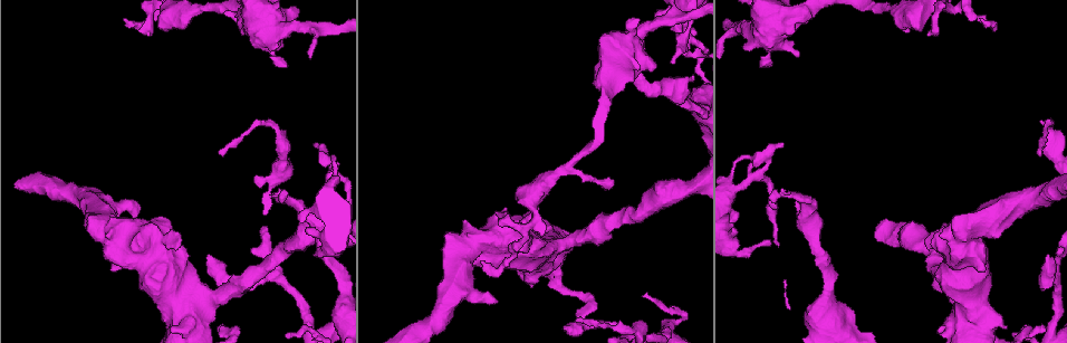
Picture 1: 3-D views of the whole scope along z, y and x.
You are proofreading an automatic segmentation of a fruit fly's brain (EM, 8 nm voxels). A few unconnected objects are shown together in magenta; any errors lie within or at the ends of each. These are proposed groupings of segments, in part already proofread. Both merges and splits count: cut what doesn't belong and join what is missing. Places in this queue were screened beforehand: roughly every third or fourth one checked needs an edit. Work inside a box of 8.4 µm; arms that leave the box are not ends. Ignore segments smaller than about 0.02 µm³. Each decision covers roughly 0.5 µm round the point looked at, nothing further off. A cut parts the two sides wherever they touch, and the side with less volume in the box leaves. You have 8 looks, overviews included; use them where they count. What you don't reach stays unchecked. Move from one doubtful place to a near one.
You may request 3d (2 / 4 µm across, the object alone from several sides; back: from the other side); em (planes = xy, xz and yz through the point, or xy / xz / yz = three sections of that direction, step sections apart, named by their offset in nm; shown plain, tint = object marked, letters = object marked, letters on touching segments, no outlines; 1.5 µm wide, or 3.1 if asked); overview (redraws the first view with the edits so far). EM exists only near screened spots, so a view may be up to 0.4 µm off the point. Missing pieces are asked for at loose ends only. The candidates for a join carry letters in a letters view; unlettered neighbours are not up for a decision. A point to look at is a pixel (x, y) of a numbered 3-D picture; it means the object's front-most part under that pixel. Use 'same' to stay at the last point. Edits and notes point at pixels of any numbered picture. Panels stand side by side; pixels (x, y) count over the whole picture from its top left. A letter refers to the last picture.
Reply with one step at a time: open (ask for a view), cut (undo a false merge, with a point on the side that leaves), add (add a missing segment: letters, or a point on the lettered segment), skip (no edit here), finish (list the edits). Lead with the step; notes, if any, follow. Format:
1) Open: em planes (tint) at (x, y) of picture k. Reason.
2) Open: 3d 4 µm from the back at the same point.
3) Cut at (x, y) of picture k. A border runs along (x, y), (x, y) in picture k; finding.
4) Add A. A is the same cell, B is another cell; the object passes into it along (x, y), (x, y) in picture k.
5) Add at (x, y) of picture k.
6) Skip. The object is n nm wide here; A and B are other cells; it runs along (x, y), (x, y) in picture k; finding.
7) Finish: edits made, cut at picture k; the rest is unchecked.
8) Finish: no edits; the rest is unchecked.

Open: 3d 4 µm at (609, 178) of picture 1. Tapers out.

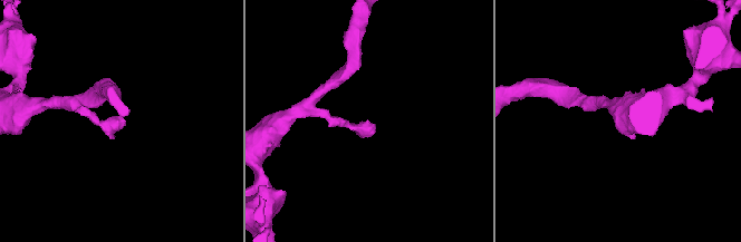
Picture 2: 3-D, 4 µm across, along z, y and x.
Open: em planes (letters) at (119, 119) of picture 2. Now the EM.

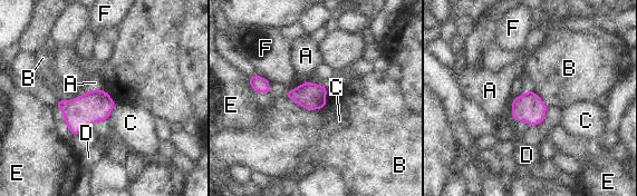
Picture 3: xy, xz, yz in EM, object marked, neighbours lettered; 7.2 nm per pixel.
Skip. The object is 190 nm wide here; the longest contact is with B, 320 nm; A, B, C, D, E and F are other cells; no lettered segment goes on from it.

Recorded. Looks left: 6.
Open: 3d 4 µm at (180, 243) of picture 1. Branch stops here.

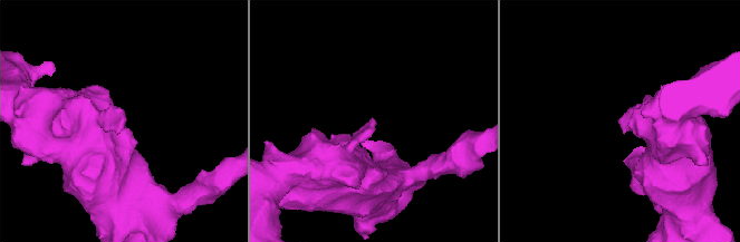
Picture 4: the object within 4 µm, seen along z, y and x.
Open: em xz step 4 (letters) at (375, 121) of picture 4. Shape alone is not enough.

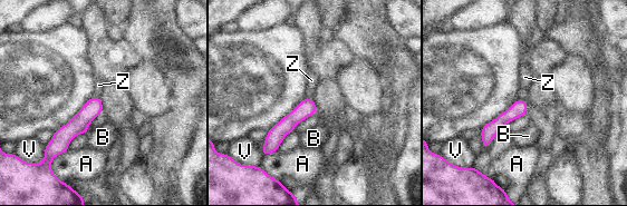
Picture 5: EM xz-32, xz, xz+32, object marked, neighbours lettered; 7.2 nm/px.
Open: em xy step 4 (letters) at the same point.

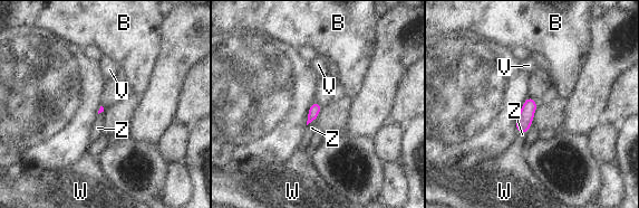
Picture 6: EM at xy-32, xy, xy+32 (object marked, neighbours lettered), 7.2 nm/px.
Skip. B, V, W and Z are other cells; none of them fits.

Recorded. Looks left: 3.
Open: 3d 4 µm at (982, 267) of picture 1. Free end.

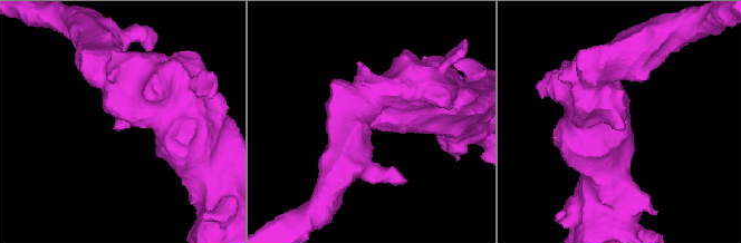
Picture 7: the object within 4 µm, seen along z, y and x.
Open: em planes (plain) at (116, 125) of picture 7. Shape alone is not enough.

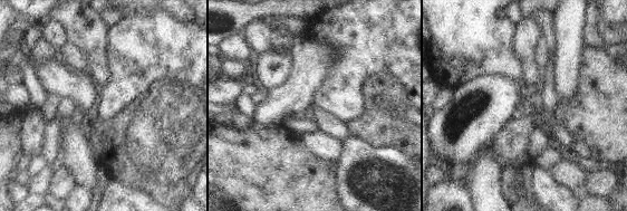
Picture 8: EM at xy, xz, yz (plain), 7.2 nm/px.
Open: em planes (letters) at the same point. See the neighbours.

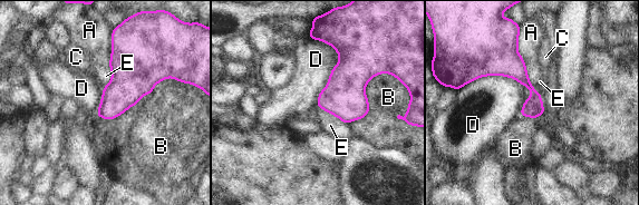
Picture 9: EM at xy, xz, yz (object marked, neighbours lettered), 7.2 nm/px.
Skip. A, B, C, D and E are other cells; no lettered segment goes on from it.

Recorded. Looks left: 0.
Finish: no edits; the rest is unchecked.

